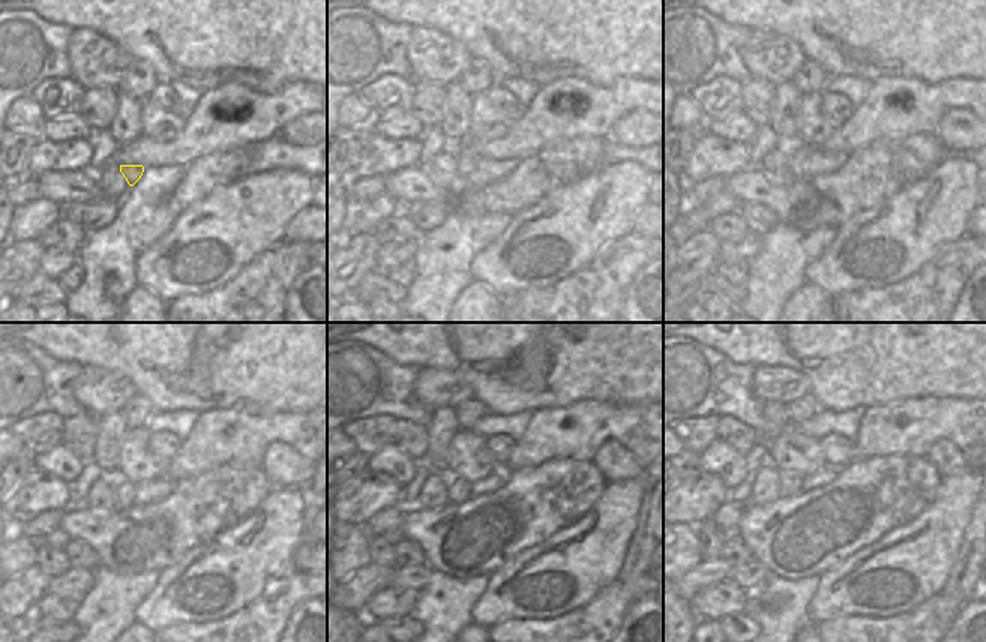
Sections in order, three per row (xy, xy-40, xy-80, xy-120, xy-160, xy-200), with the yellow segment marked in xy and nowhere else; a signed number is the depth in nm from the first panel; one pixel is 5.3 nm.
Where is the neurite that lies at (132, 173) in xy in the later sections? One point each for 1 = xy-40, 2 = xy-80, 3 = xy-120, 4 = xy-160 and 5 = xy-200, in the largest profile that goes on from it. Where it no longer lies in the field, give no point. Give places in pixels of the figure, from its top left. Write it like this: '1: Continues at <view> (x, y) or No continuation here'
1: Continues at xy-40 (467, 161)
2: Continues at xy-80 (797, 152)
3: Continues at xy-120 (123, 491)
4: Continues at xy-160 (458, 489)
5: Continues at xy-200 (790, 480)

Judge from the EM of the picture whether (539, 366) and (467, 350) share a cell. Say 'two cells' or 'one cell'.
one cell

